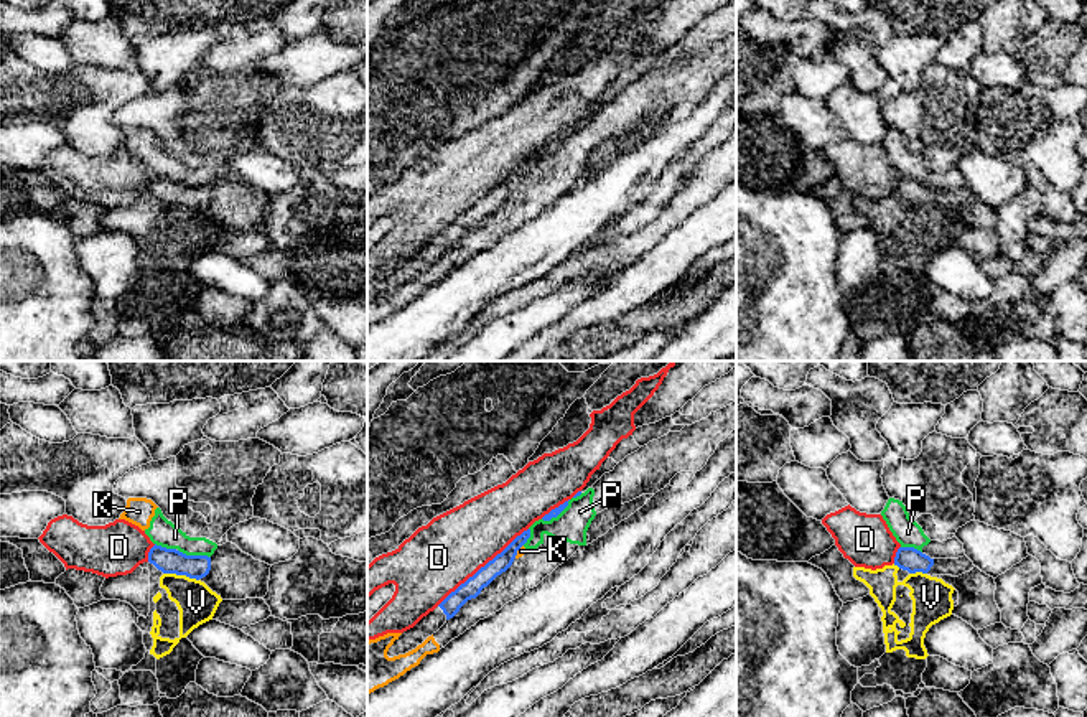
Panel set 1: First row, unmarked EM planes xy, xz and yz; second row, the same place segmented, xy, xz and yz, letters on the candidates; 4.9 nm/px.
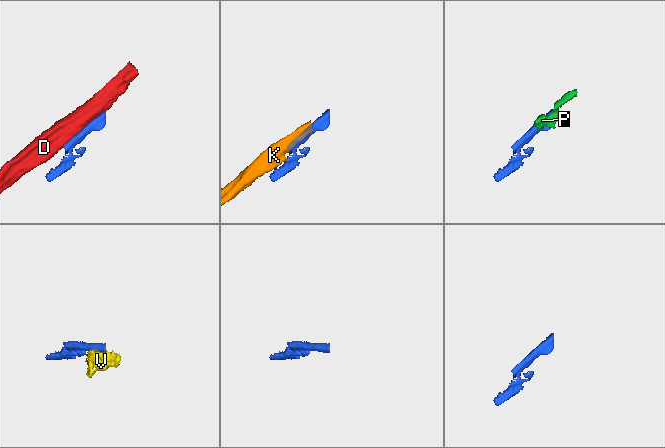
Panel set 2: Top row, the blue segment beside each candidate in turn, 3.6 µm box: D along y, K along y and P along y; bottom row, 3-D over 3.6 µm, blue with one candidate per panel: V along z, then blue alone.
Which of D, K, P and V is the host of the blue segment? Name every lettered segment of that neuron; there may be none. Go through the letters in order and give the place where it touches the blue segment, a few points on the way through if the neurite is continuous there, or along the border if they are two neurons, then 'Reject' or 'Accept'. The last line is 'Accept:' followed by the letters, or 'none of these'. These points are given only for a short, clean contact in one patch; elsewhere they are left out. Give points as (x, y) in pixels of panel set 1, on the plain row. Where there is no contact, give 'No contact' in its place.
D: Touches blue at xz (481, 198). Reject
K: Touches blue at xz (517, 180). Boundary: xz (522, 175), (514, 188). Reject
P: Touches blue at xy (195, 187). Boundary: xy (178, 180), (186, 185), (206, 185), (209, 188). Reject
V: Touches blue at xy (181, 205). Boundary: xy (163, 203), (188, 206), (198, 211). Reject
Accept: none of these

